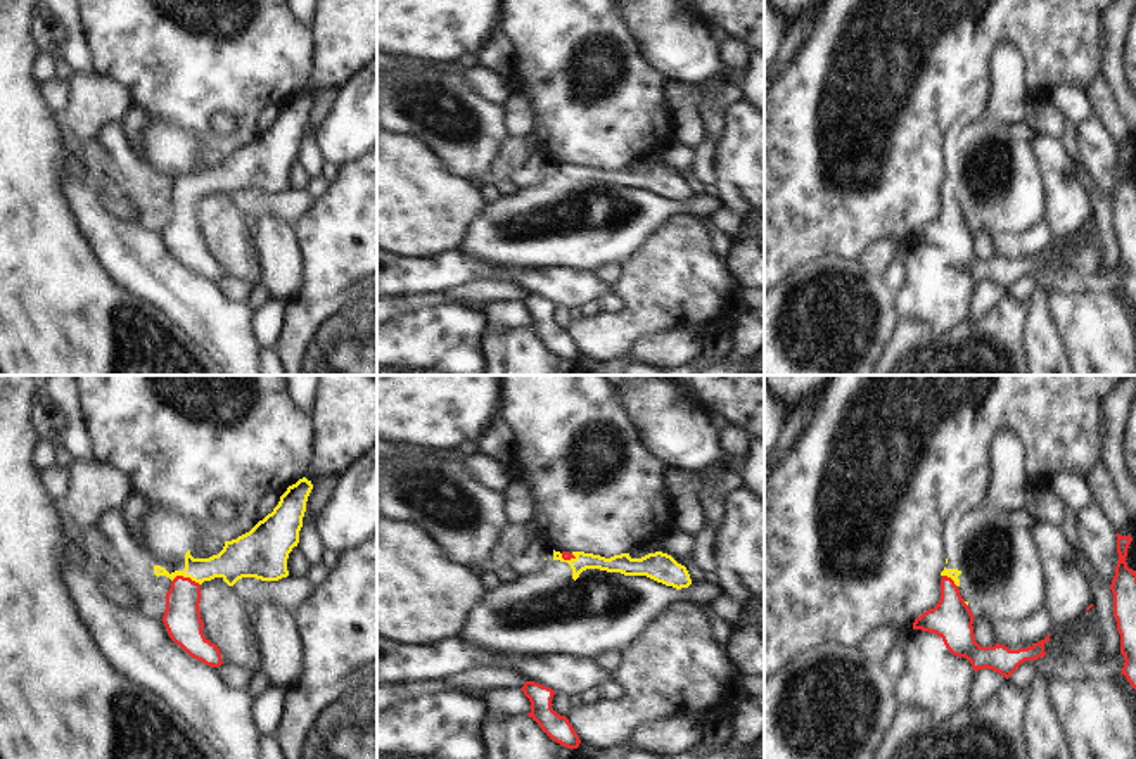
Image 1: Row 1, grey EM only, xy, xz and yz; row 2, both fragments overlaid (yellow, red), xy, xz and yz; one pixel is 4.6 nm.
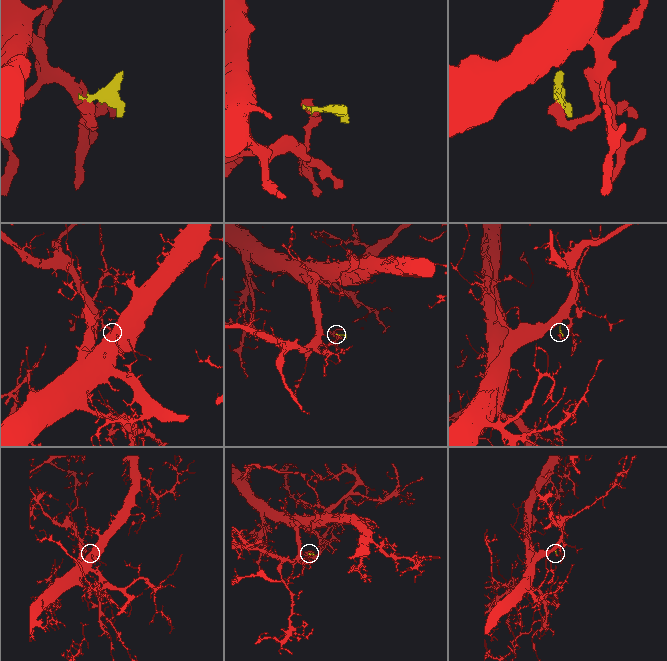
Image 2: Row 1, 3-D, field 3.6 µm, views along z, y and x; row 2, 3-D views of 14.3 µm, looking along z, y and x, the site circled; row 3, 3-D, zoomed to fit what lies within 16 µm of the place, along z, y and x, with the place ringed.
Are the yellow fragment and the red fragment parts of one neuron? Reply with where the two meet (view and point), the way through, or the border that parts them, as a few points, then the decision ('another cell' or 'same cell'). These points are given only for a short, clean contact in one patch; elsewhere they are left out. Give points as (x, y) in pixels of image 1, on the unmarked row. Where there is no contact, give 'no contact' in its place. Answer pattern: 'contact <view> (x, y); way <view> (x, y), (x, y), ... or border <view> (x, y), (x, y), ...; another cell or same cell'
contact xy (185, 189); way xy (236, 173), (185, 189), (182, 230); same cell

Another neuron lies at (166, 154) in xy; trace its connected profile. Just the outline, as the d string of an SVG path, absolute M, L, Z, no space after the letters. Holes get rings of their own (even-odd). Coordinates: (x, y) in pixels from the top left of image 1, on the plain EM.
M157 130L147 137L145 164L152 180L161 178L169 187L185 182L185 166L201 157L197 140L190 133Z

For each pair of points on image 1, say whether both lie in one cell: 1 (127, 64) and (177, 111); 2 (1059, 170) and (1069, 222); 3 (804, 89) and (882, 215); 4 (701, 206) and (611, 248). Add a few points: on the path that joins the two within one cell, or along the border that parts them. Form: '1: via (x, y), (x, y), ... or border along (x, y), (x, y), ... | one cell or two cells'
1: via (139, 73), (165, 99) | one cell
2: via (1060, 182), (1067, 210) | one cell
3: via (813, 128), (820, 187), (825, 192), (842, 196) | one cell
4: via (678, 208), (650, 210), (633, 225) | one cell

